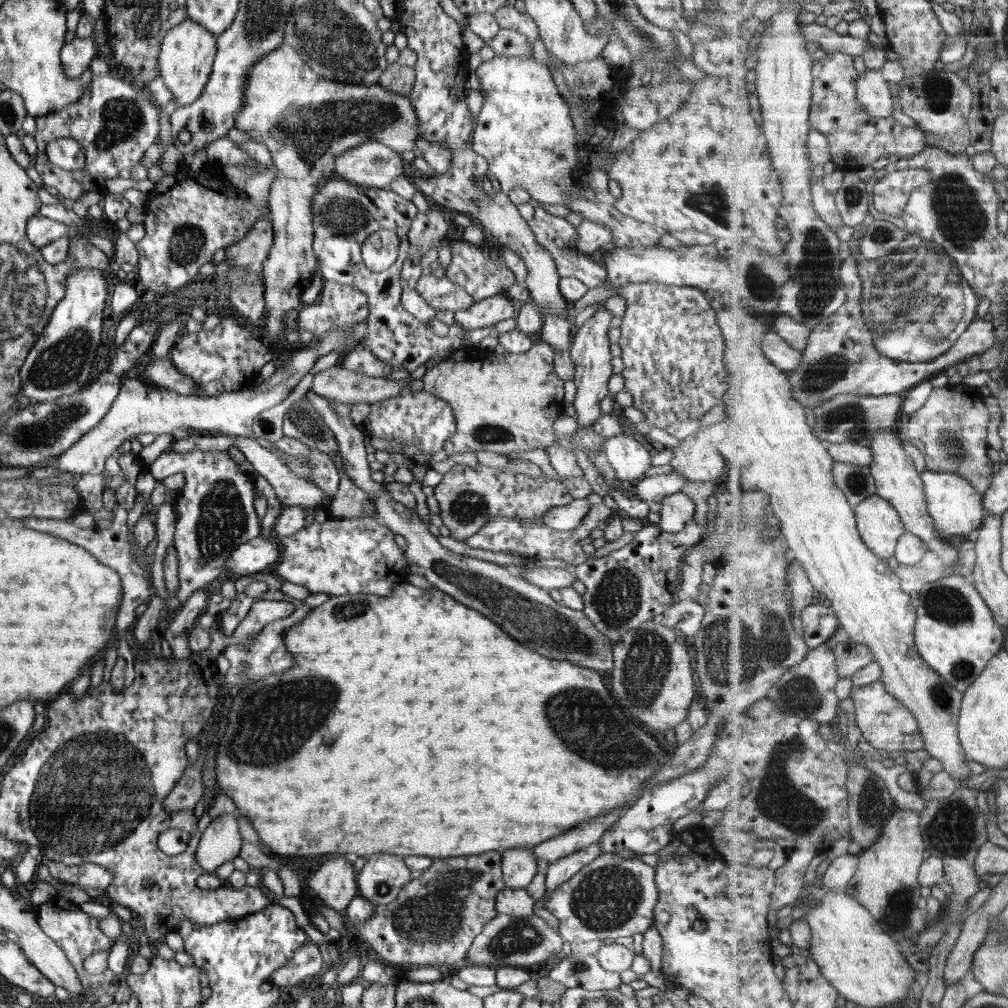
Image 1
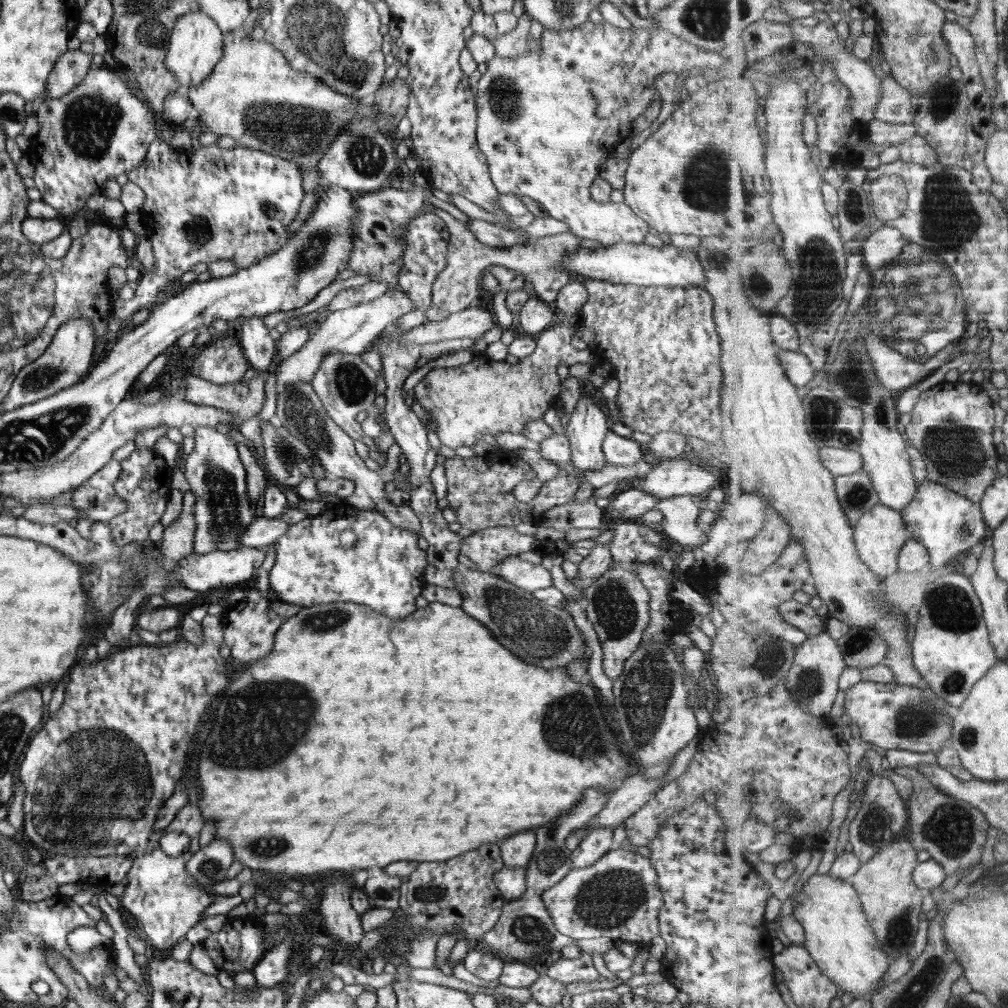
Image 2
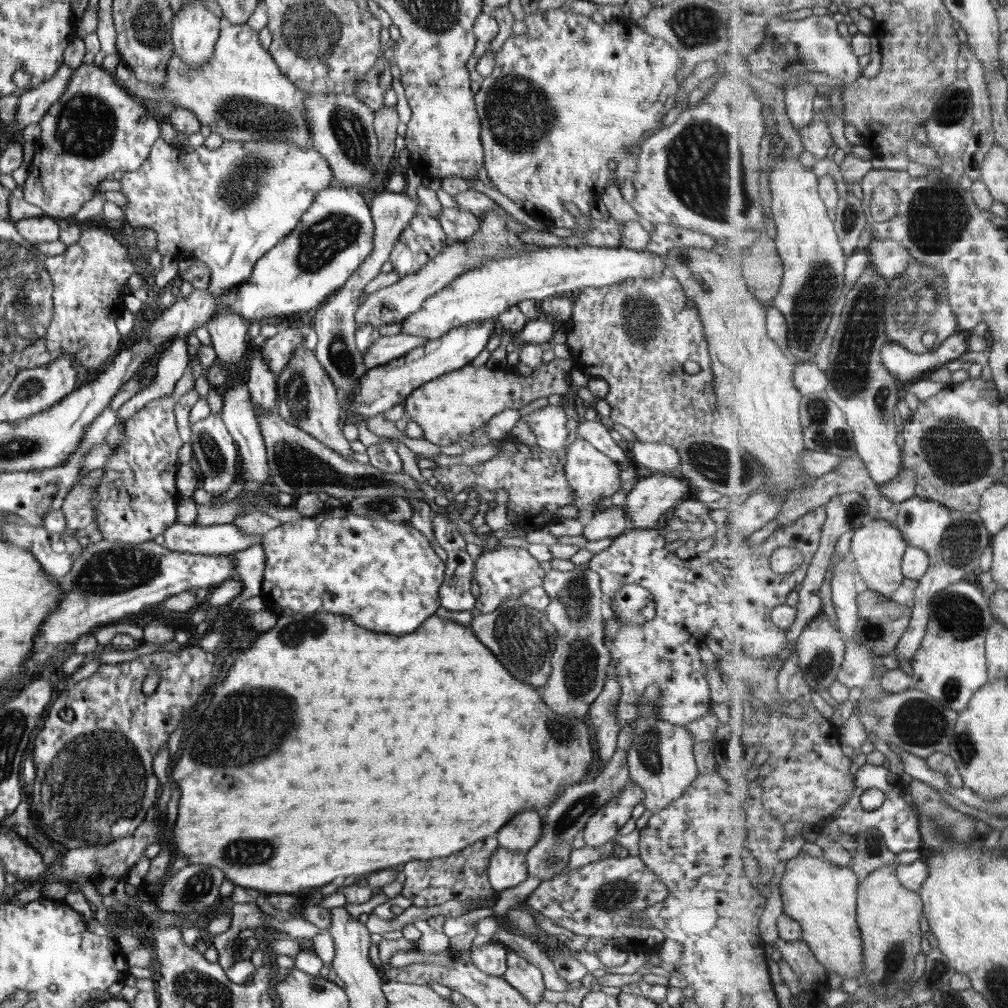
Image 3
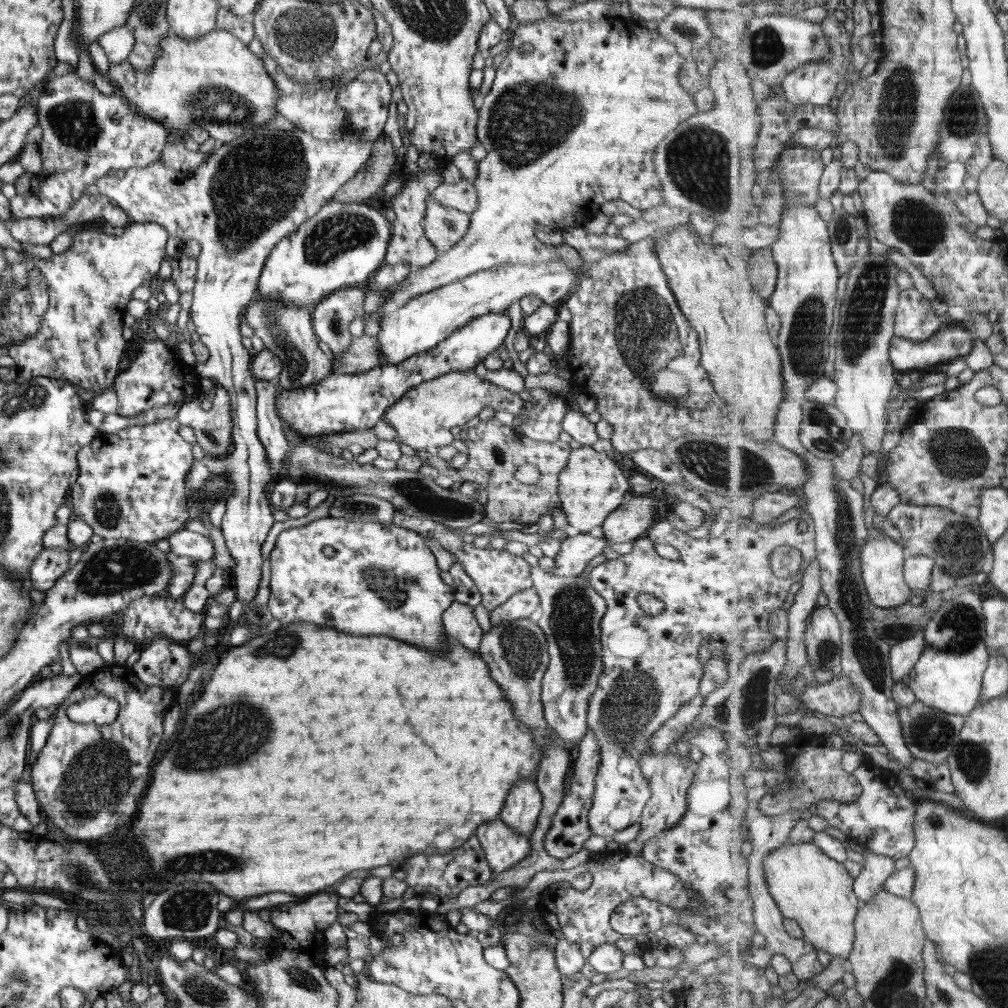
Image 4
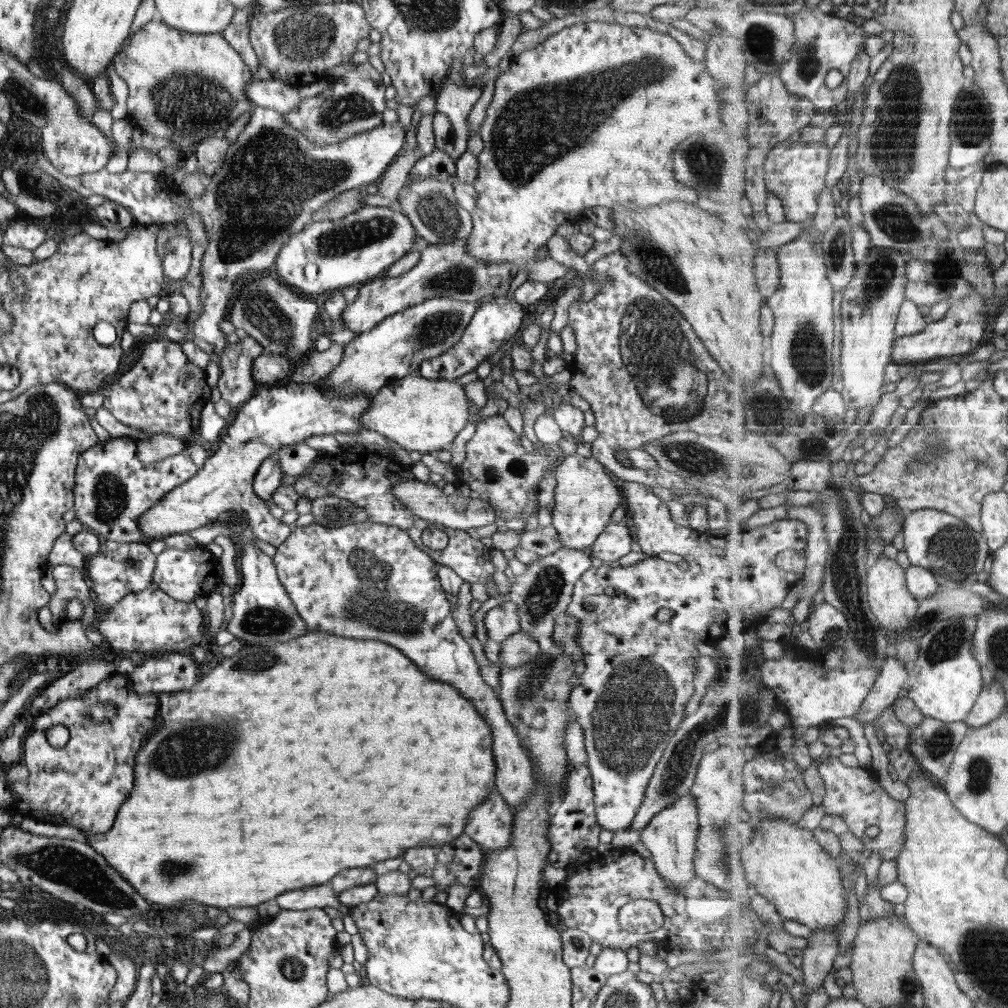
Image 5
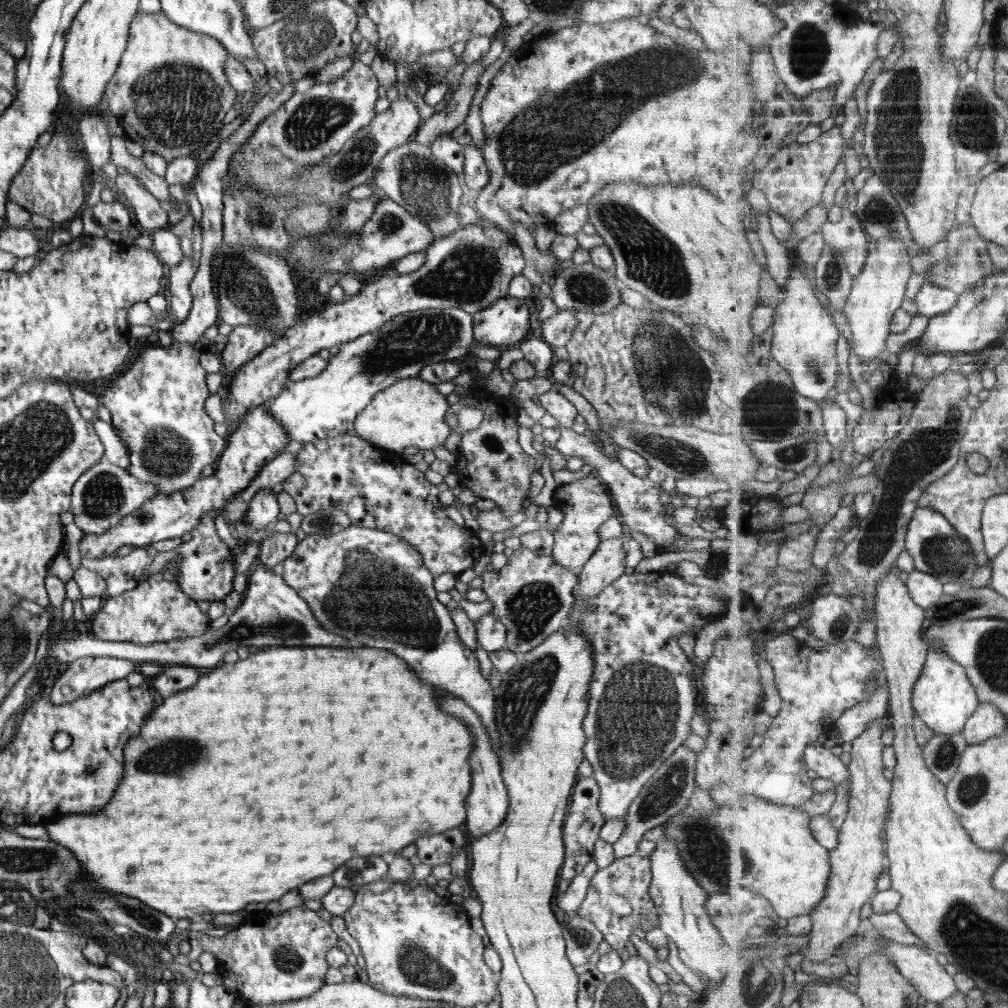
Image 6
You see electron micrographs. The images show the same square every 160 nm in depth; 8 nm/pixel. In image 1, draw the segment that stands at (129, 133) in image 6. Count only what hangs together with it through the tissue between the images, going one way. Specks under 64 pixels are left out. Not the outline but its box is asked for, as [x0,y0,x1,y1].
[234,42,421,356]

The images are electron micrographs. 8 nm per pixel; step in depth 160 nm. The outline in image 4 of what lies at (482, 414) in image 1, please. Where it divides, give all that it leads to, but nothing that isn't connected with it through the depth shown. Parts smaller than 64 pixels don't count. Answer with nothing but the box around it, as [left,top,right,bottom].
[384,369,523,451]

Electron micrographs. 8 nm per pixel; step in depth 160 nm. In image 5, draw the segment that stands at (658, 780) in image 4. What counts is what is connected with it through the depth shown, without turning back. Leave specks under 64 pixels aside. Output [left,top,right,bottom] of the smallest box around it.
[640,793,699,894]

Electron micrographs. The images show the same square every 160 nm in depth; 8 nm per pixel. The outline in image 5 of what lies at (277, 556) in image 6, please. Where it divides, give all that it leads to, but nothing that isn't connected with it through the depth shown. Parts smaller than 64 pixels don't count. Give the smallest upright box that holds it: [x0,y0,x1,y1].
[140,381,370,549]

